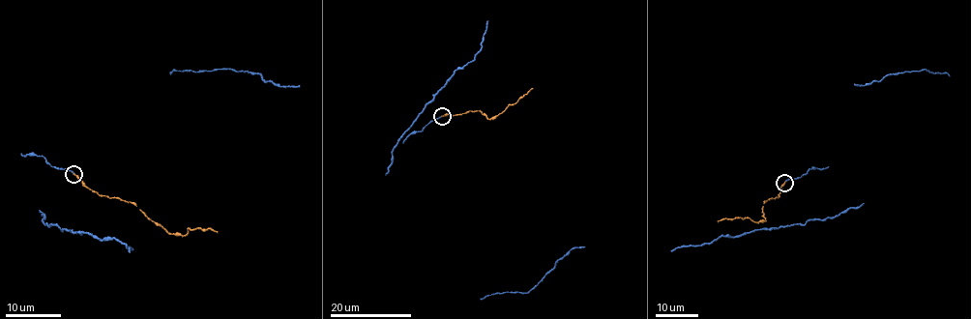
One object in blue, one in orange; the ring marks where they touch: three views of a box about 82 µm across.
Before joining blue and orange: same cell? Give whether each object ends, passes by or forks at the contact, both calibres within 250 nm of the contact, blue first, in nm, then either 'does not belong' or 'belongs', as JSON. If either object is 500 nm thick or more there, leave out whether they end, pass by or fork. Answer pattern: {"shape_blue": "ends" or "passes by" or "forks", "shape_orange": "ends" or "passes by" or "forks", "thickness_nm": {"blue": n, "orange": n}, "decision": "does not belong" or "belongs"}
{"shape_blue": "ends", "shape_orange": "ends", "thickness_nm": {"blue": 150, "orange": 190}, "decision": "belongs"}

